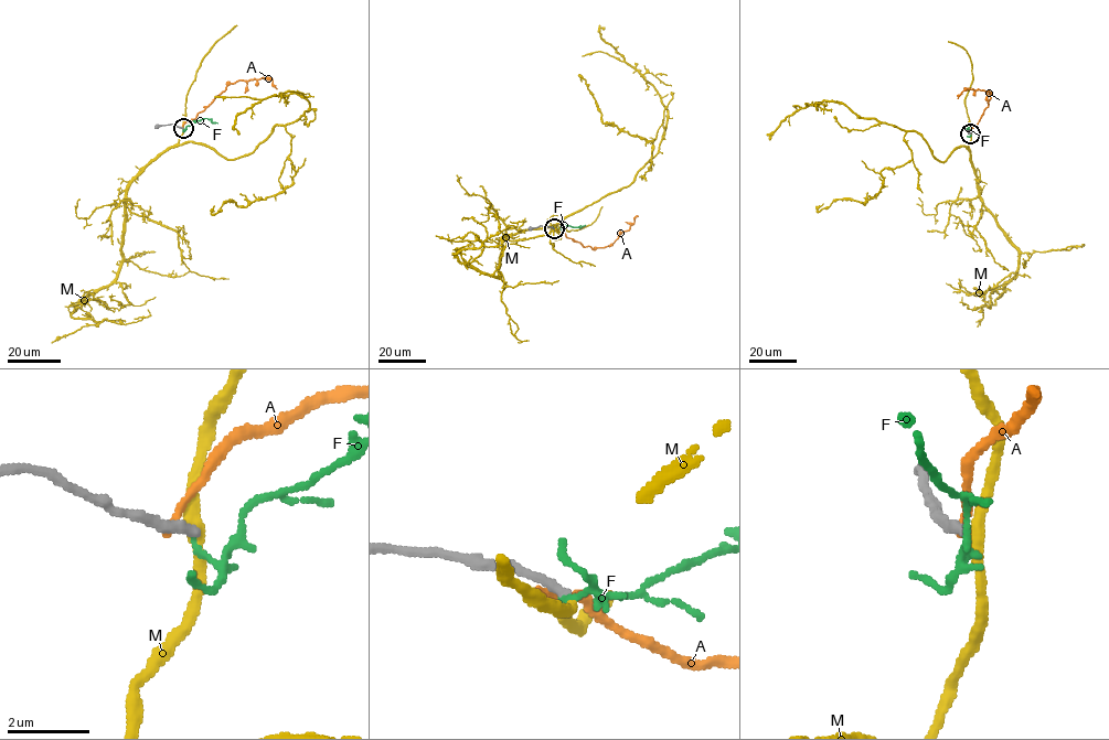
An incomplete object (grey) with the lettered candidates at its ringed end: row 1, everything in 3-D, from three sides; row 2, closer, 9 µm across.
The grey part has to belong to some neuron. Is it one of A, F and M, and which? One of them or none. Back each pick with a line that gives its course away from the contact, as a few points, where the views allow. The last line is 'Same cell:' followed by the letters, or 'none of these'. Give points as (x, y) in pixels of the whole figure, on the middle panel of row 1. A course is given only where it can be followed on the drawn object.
Same cell: none of these

